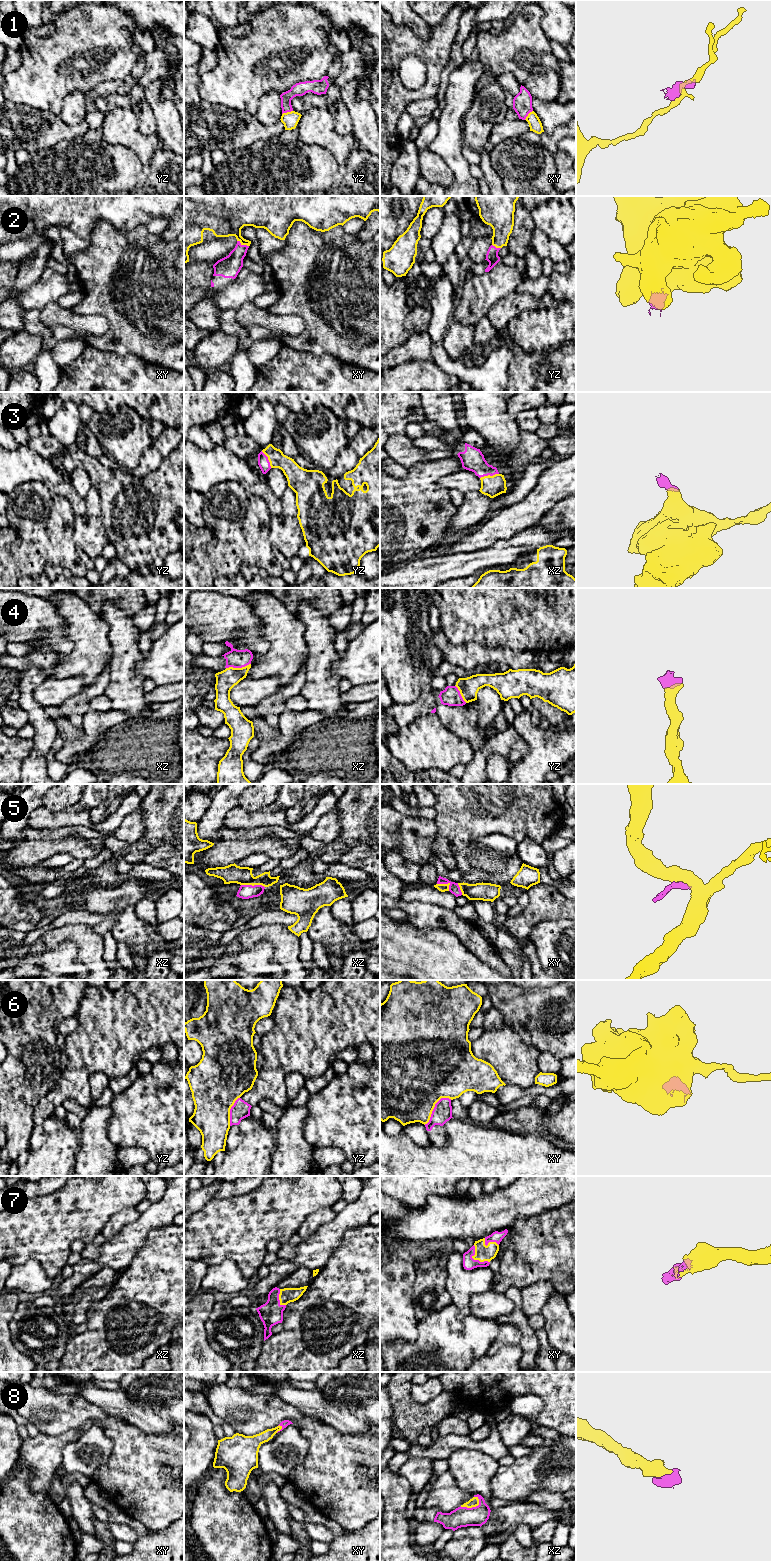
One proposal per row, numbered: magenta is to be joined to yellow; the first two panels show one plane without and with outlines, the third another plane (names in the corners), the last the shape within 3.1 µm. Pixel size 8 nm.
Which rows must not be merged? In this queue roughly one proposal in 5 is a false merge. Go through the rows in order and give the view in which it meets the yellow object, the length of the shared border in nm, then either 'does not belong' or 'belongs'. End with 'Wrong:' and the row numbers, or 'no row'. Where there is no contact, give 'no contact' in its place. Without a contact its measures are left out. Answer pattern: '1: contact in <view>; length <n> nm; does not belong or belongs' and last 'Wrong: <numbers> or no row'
1: contact in yz; length 90 nm; does not belong
2: contact in xy; length 110 nm; belongs
3: contact in xz; length 160 nm; belongs
4: contact in xz; length 200 nm; belongs
5: contact in xz; length 190 nm; does not belong
6: contact in xy; length 300 nm; does not belong
7: contact in xy; length 190 nm; belongs
8: contact in xz; length 170 nm; belongs
Wrong: 1, 5, 6

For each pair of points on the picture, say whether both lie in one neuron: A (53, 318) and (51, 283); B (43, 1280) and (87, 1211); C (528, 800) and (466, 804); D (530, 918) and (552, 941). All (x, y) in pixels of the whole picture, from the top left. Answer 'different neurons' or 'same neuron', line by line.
A: different neurons
B: different neurons
C: same neuron
D: different neurons

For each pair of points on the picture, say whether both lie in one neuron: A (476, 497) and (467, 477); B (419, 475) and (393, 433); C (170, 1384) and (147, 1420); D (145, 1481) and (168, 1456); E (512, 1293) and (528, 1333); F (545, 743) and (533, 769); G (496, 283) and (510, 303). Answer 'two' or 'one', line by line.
A: two
B: two
C: two
D: one
E: one
F: one
G: two

